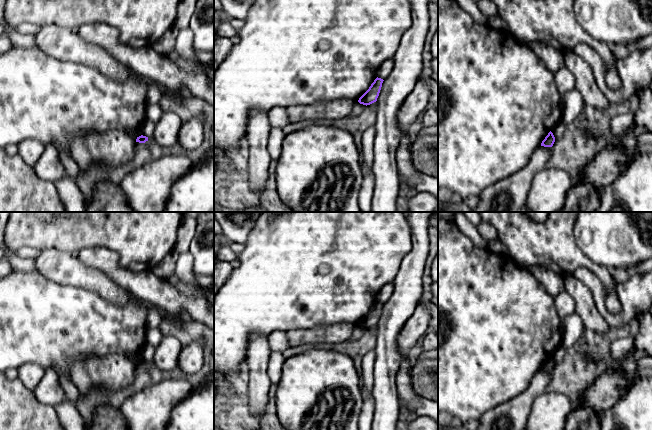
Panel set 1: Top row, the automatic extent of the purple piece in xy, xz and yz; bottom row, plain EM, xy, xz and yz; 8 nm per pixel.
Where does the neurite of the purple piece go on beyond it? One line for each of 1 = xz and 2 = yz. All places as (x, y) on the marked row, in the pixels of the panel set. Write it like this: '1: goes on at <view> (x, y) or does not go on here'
1: does not go on here
2: does not go on here

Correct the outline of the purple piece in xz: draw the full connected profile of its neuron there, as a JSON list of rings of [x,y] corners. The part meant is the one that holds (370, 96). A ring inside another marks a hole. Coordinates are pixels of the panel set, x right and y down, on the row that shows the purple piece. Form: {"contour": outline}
{"contour": [[[376,78],[374,82],[371,84],[369,89],[359,98],[358,102],[363,105],[370,105],[377,101],[377,98],[379,96],[383,79]]]}

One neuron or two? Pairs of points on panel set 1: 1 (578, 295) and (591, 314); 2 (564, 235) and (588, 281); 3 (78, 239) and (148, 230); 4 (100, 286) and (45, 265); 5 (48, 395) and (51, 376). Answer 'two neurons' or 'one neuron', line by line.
1: one neuron
2: two neurons
3: one neuron
4: one neuron
5: one neuron

